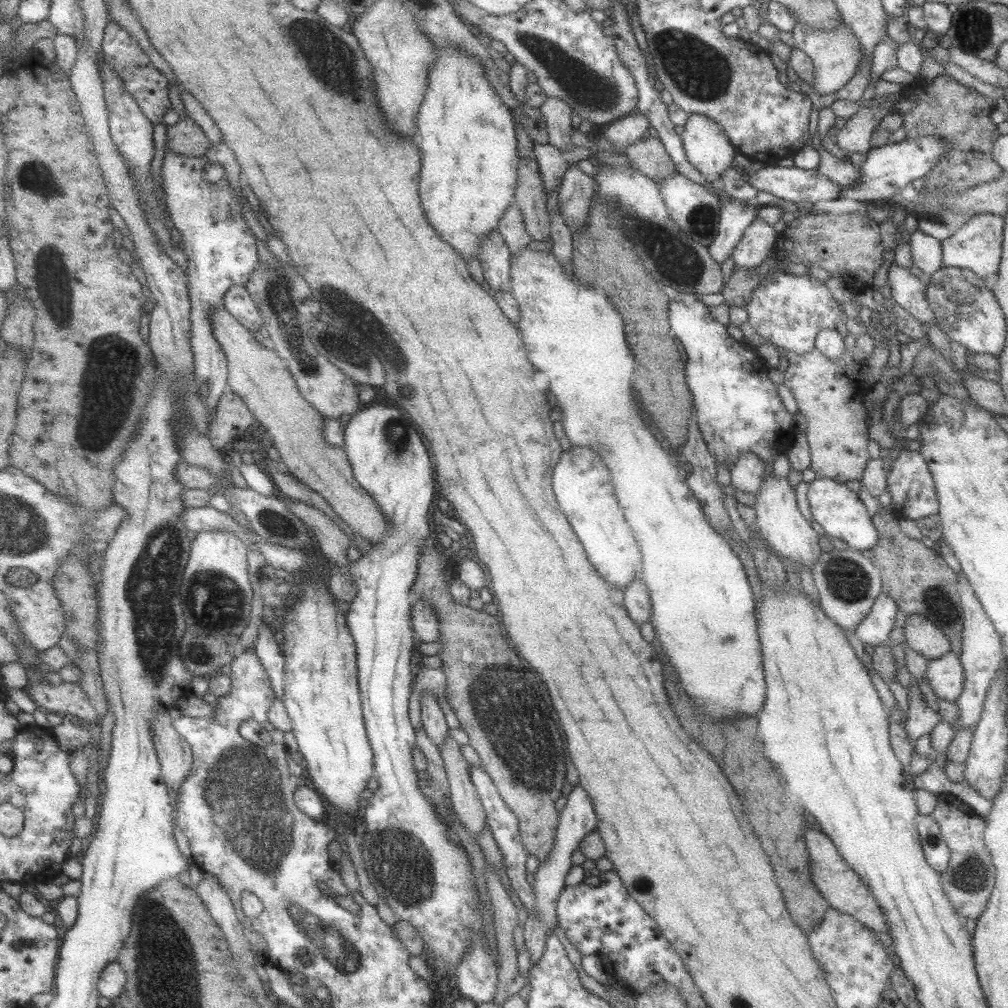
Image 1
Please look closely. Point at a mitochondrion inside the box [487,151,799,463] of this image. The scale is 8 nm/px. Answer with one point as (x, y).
(682, 261)

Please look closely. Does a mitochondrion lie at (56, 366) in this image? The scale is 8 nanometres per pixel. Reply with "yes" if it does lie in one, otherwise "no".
no

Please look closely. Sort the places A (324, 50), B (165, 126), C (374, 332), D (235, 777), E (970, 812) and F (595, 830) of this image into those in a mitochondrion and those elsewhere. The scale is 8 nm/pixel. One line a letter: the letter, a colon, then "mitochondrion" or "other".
A: mitochondrion
B: other
C: mitochondrion
D: mitochondrion
E: other
F: other

